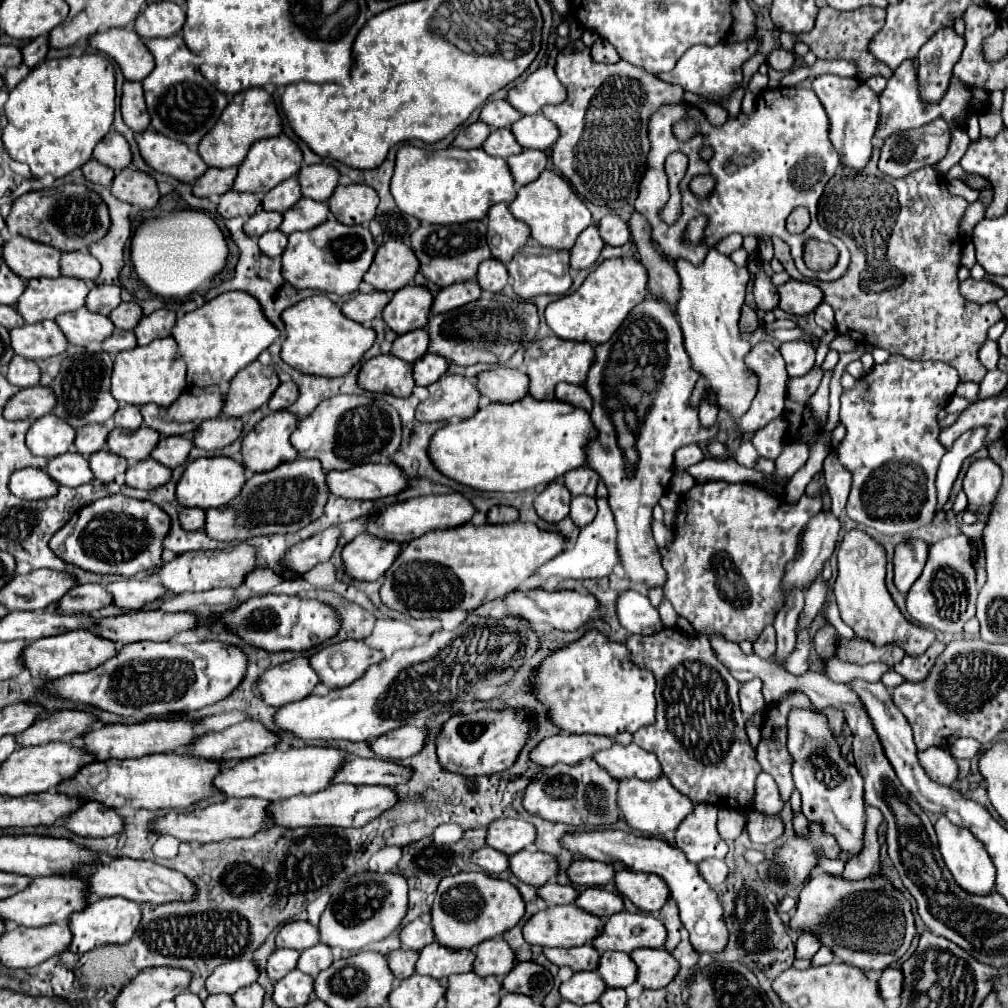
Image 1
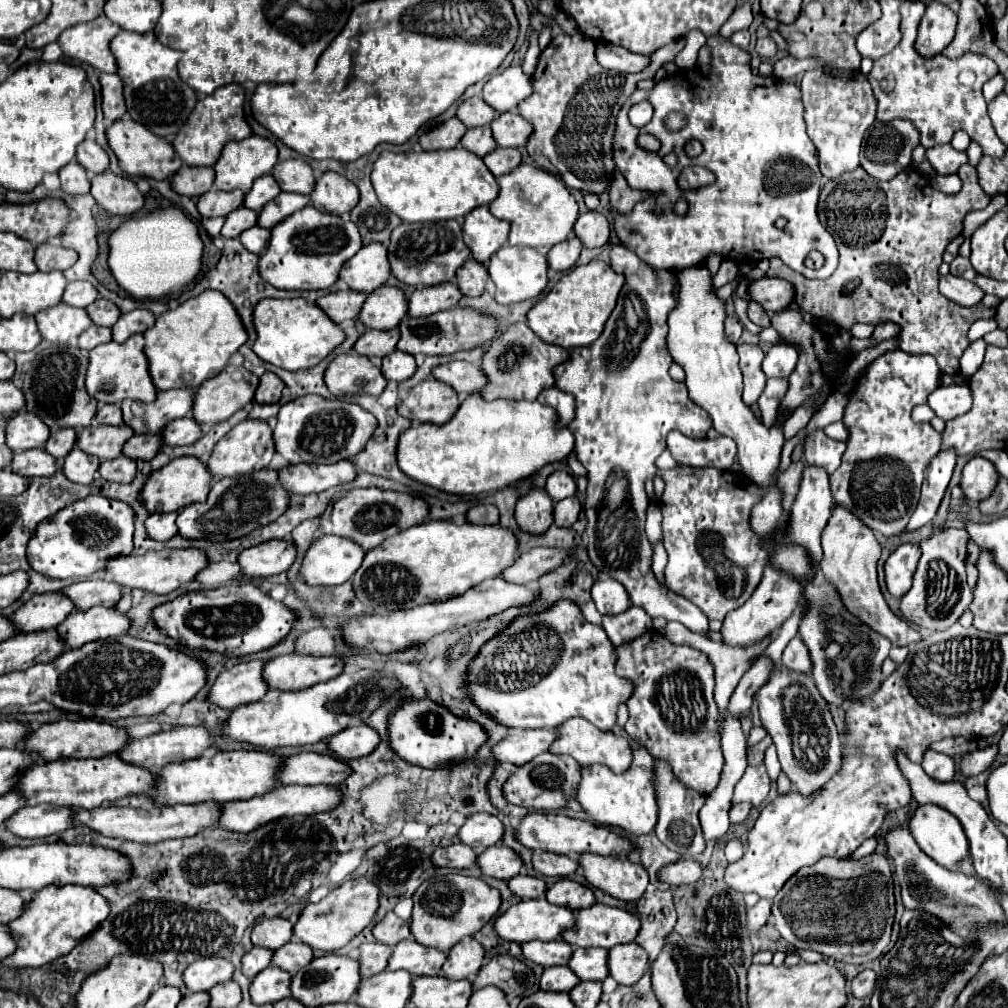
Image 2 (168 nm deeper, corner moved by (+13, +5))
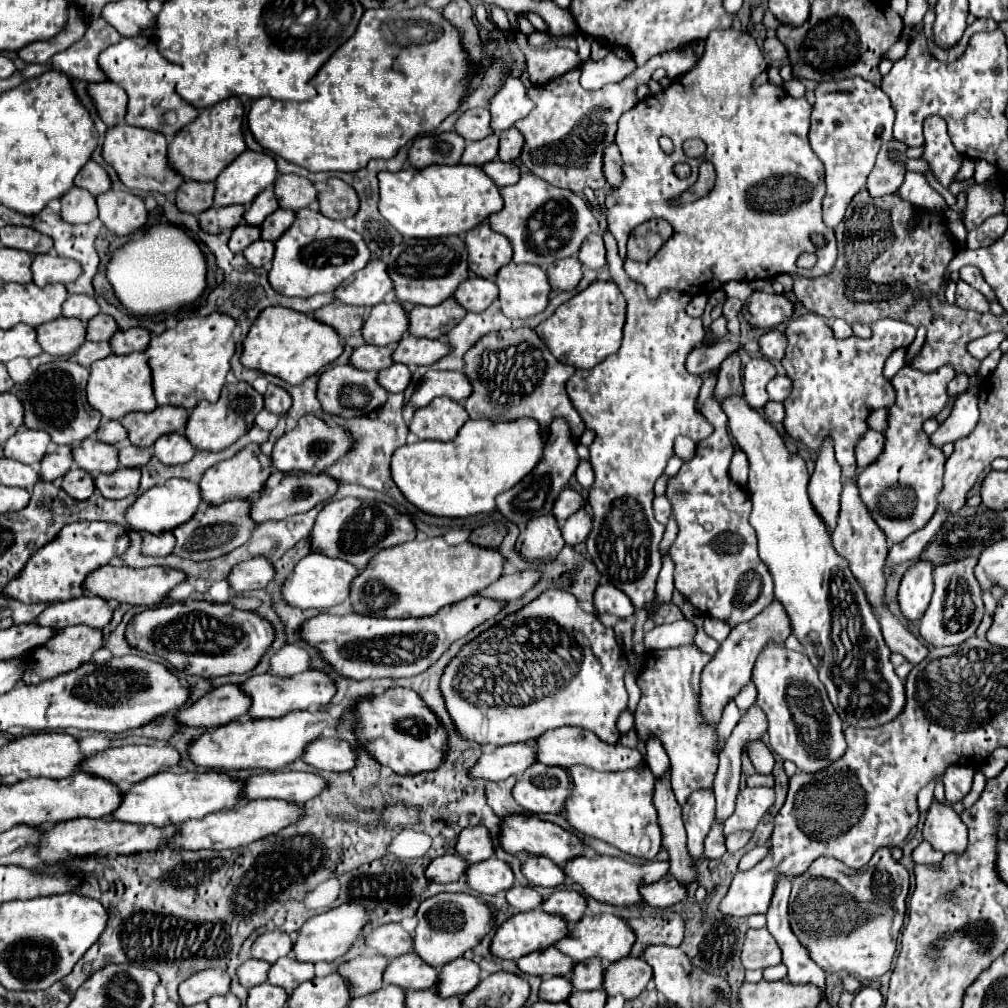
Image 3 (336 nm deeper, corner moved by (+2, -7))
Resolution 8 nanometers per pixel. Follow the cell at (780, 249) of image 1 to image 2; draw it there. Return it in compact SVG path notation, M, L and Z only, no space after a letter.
M962 165L962 167L958 169L957 174L958 177L962 179L962 189L960 189L960 193L954 193L954 195L946 195L946 193L942 193L942 191L936 191L928 181L922 181L922 175L920 175L918 171L914 171L912 167L908 167L906 171L900 171L894 179L890 179L890 181L886 181L886 183L882 183L882 181L878 181L878 179L874 179L874 177L870 177L870 175L866 175L866 171L862 171L862 167L858 167L858 169L854 169L854 171L846 173L846 175L840 175L838 179L828 181L828 183L824 185L824 189L820 191L818 215L820 215L822 225L824 225L824 227L830 231L830 235L834 237L834 241L836 241L836 245L838 245L838 251L840 251L840 263L838 263L834 275L830 275L830 277L824 279L824 281L818 281L818 279L812 281L812 279L806 279L804 275L798 275L796 271L790 271L780 259L772 259L772 261L770 261L770 269L768 269L766 275L768 275L768 277L780 277L780 279L786 279L788 283L792 283L794 291L796 291L796 303L800 305L802 311L808 311L808 313L812 313L814 317L832 319L832 321L836 321L842 329L850 329L854 323L870 323L870 325L876 325L876 323L880 323L882 319L890 319L890 321L900 323L900 325L902 325L902 331L900 331L900 349L902 349L902 351L906 351L906 353L928 353L928 355L934 355L934 357L936 357L936 363L938 363L938 367L940 367L942 373L956 375L958 369L960 369L958 361L960 361L964 350L970 345L969 340L966 339L966 333L968 333L970 325L972 325L974 321L978 321L978 319L994 319L994 317L996 317L996 307L984 307L982 303L978 303L978 305L974 305L974 307L962 307L962 305L952 303L950 299L946 299L946 297L940 295L940 291L938 291L938 267L942 265L942 255L944 255L946 245L948 245L958 233L962 233L962 221L964 221L966 213L984 209L984 207L990 203L990 197L988 197L988 195L982 191L982 187L978 185L978 175L976 175L976 169L974 169L972 165Z

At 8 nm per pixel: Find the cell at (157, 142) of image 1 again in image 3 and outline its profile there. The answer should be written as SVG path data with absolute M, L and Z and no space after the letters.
M115 125L107 131L105 143L103 143L103 159L113 165L117 171L119 179L133 191L145 191L145 193L163 193L163 195L173 195L177 187L183 183L181 175L169 167L169 157L167 157L167 139L159 135L157 131L149 129L139 129L131 125Z

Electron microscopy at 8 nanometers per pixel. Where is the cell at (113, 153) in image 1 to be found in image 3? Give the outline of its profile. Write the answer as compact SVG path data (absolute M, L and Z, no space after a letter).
M91 159L89 163L85 163L85 167L75 177L75 185L81 189L87 189L89 193L97 197L111 189L111 179L109 179L109 173Z

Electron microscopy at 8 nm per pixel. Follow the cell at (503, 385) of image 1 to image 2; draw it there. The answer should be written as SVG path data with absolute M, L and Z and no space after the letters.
M448 361L432 369L432 377L454 387L456 393L478 393L484 387L486 375L476 365L466 361Z

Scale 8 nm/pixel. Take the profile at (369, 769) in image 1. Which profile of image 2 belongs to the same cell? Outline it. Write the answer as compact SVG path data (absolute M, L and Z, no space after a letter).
M298 753L282 761L278 779L282 785L340 785L350 767L340 759L318 753Z

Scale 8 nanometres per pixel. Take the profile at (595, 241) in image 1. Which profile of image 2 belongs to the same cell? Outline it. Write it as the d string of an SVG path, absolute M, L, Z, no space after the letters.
M570 235L566 241L554 245L546 259L548 259L548 267L554 271L568 271L576 265L578 255L582 251L582 243L578 243L578 239L574 235Z

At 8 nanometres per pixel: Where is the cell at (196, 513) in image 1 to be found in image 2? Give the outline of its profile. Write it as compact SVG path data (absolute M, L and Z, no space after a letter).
M170 513L170 515L150 515L144 521L148 537L154 539L154 541L168 541L168 539L172 539L178 533L178 527L176 527L174 519L176 519L176 513Z

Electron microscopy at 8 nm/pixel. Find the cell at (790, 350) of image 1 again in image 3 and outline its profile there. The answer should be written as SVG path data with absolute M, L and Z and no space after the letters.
M775 375L769 383L767 383L767 393L771 401L785 401L789 397L793 383L787 375Z

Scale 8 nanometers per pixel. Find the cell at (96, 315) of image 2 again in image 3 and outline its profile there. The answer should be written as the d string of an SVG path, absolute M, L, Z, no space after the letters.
M99 313L87 323L87 339L89 341L109 341L119 331L117 321L111 315Z

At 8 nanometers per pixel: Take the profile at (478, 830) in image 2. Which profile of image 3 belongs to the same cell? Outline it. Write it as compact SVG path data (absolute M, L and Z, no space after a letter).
M465 827L457 839L457 855L469 865L485 861L495 855L493 839L487 827Z

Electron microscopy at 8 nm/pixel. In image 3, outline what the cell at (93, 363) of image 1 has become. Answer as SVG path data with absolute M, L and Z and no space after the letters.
M63 357L41 365L25 385L25 427L47 431L57 445L73 445L91 437L99 427L101 413L93 411L85 399L87 379L89 369L75 363L75 359Z

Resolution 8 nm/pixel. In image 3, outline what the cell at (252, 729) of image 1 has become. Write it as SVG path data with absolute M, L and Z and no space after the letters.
M133 745L133 747L115 747L107 749L103 753L95 753L93 757L87 757L81 765L81 771L89 771L93 775L99 775L111 783L115 783L121 791L127 791L129 787L145 781L151 775L157 775L161 771L173 769L179 765L181 753L173 745L163 745L163 747L147 747L147 745Z

